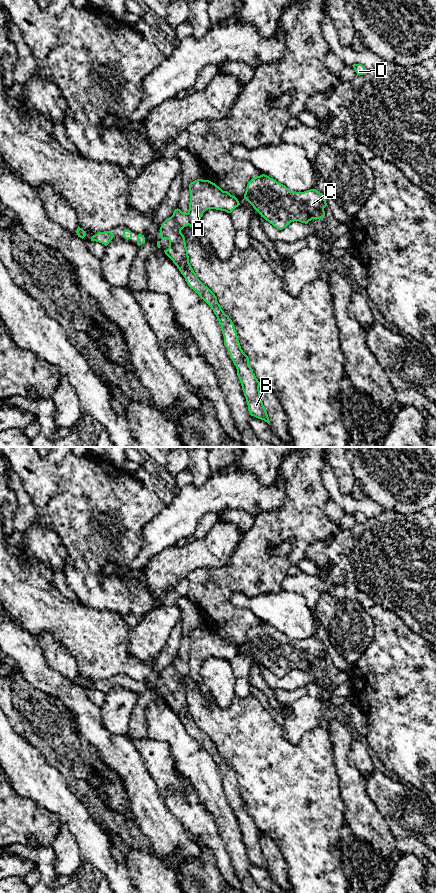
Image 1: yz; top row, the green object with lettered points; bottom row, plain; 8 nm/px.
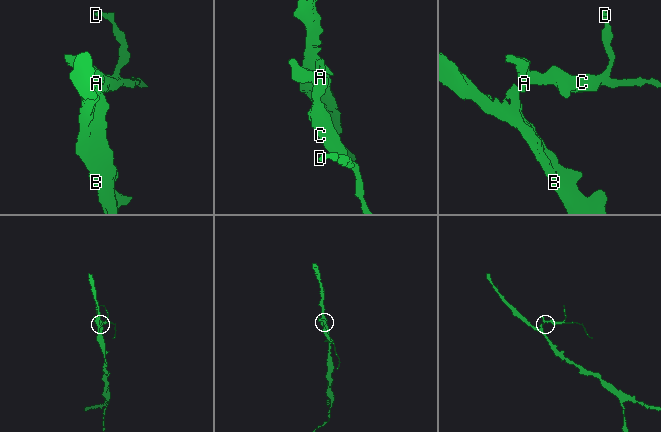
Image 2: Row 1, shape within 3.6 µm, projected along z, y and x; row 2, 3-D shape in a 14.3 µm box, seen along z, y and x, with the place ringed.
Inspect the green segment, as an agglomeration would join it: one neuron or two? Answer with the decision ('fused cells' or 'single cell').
fused cells

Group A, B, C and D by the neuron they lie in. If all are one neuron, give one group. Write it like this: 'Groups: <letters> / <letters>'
Groups: A C D / B

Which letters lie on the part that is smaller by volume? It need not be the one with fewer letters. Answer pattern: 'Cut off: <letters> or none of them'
Cut off: A, C, D

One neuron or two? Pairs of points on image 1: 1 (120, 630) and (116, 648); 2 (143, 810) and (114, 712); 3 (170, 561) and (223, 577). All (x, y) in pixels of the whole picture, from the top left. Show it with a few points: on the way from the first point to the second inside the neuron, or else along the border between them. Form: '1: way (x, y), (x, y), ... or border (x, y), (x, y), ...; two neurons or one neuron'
1: way (116, 634), (116, 644); one neuron
2: border (101, 721), (110, 732), (126, 736); two neurons
3: border (219, 566), (198, 567), (186, 576); two neurons

